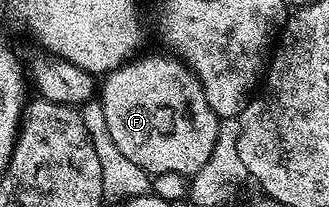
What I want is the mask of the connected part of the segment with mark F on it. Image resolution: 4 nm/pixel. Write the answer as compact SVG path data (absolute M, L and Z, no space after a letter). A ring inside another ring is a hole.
M168 54L165 55L149 55L146 59L141 59L142 57L134 57L121 67L116 67L114 71L111 71L108 75L104 76L102 83L105 84L103 84L102 87L100 84L99 102L103 109L103 115L106 117L107 132L110 134L110 140L114 143L115 149L119 149L119 152L122 153L124 157L127 157L127 160L134 162L139 169L145 171L150 177L167 173L168 171L186 177L192 177L199 174L200 171L204 169L204 166L207 164L207 159L211 157L212 150L215 148L219 120L216 113L211 109L211 105L207 105L207 97L203 93L203 85L198 81L194 71L189 70L180 59L170 57Z

